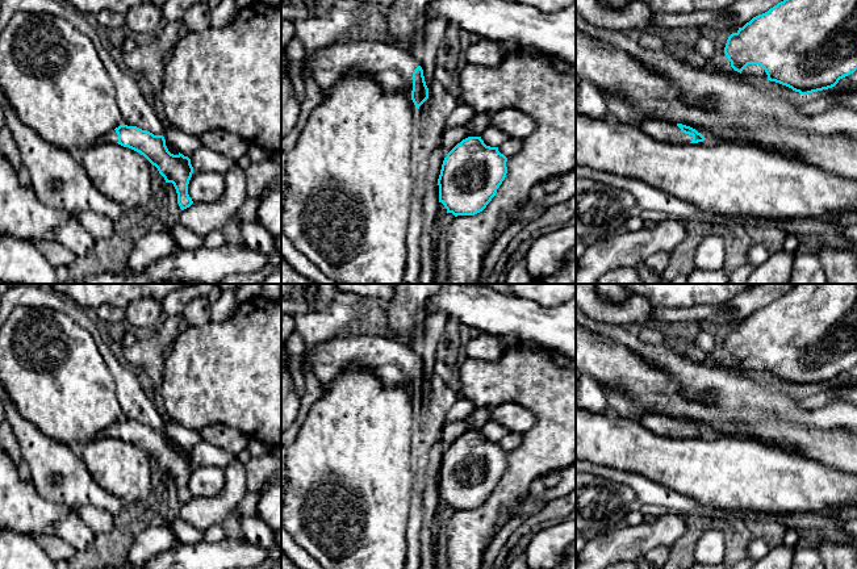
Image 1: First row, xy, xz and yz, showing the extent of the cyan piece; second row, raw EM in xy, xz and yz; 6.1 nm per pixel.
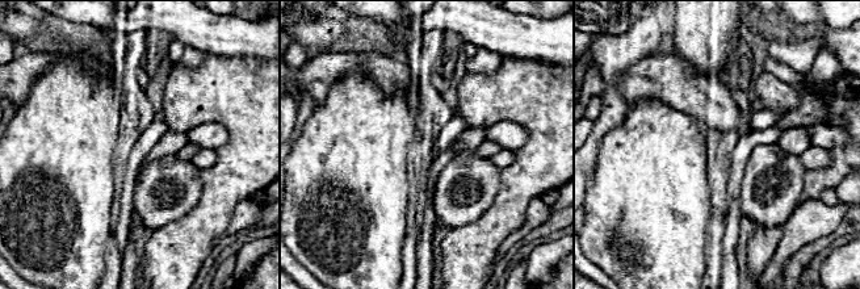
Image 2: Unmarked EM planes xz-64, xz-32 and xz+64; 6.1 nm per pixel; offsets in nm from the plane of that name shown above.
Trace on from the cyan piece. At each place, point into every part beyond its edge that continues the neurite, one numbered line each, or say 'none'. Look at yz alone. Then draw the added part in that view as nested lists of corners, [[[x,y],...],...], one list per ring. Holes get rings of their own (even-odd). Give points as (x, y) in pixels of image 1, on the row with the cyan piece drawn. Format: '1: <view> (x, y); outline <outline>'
1: yz (657, 128); outline [[[661,117],[644,121],[640,129],[647,135],[672,145],[689,145],[693,139],[693,135],[682,133],[676,122],[666,121]]]

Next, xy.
1: xy (111, 137); outline [[[112,130],[109,133],[106,133],[100,142],[109,142],[109,143],[117,143],[118,142],[118,135],[116,133],[116,130]]]

